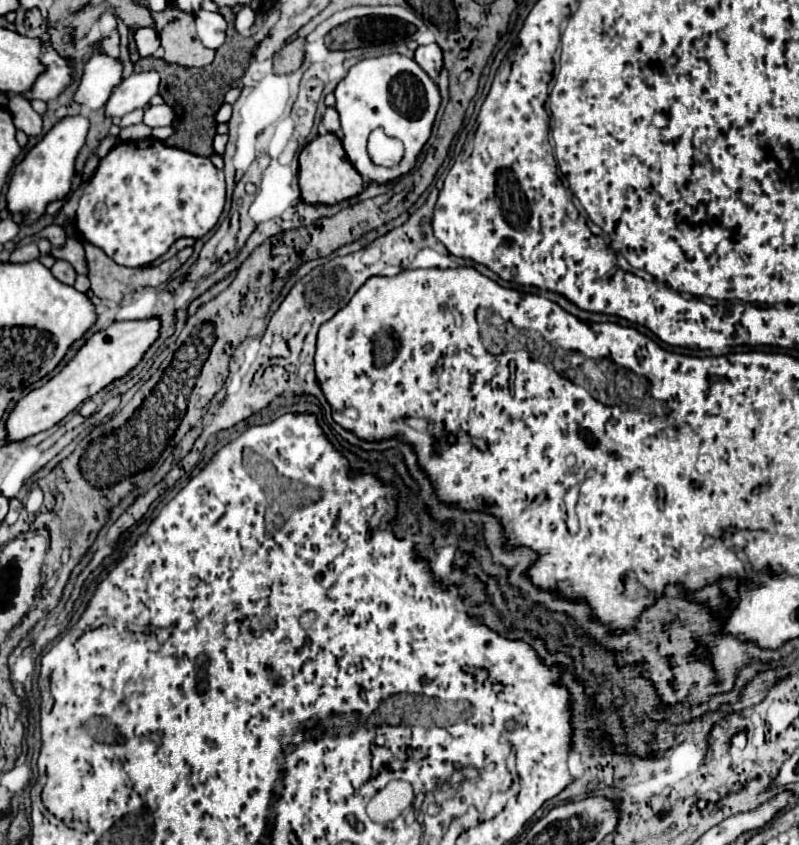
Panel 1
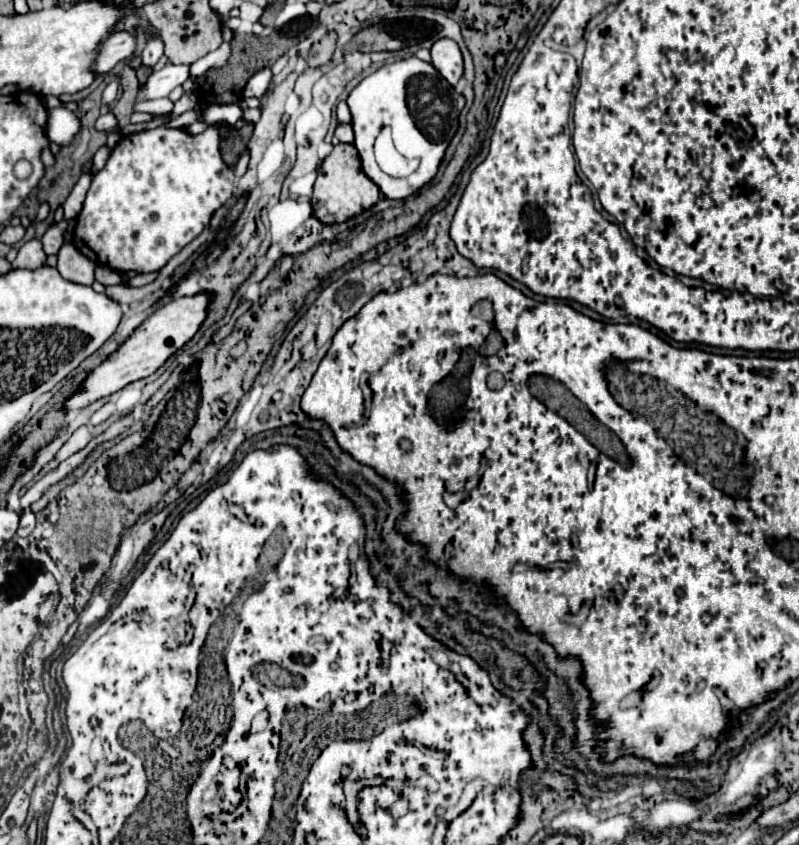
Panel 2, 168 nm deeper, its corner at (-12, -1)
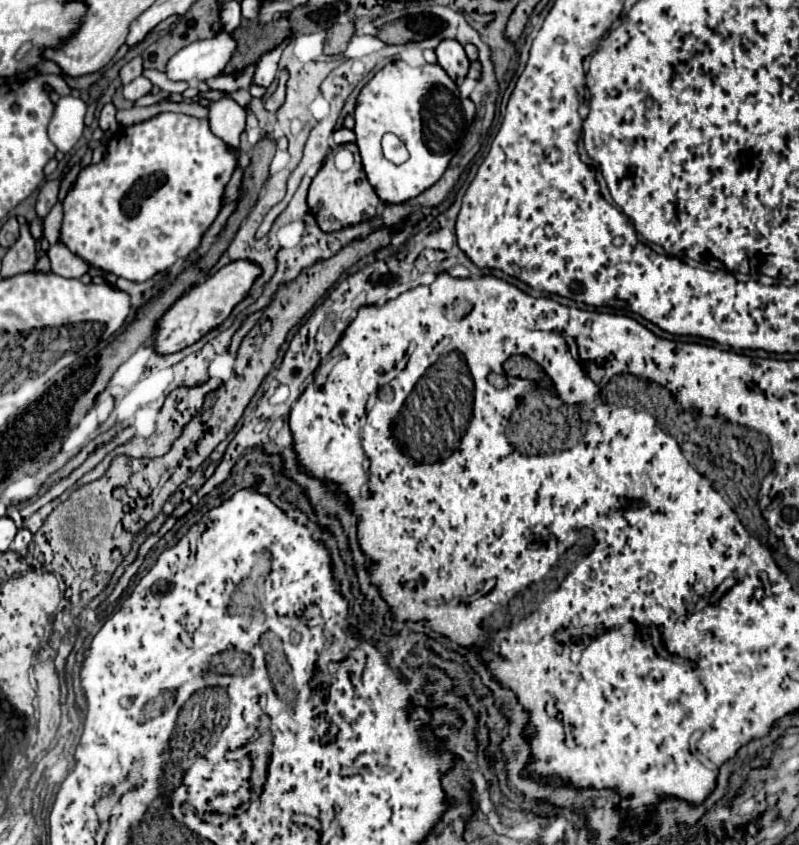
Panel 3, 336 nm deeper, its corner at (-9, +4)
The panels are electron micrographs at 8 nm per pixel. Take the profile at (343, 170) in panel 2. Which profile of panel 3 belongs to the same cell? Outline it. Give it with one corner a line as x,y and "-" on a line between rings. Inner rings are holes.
350,143
350,151
354,155
354,165
348,171
338,171
336,165
334,165
334,155
330,155
326,159
324,167
312,179
312,185
310,185
310,191
308,191
308,207
310,207
318,227
326,233
340,231
340,229
356,225
360,221
372,219
376,215
378,205
380,205
378,195
374,193
372,185
366,181
366,173
362,173
358,147
354,143

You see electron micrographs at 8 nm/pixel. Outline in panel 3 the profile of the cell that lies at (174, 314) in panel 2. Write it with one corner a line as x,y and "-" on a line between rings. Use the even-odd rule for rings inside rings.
238,259
232,261
228,265
224,265
220,271
216,271
210,279
206,279
204,283
194,285
186,295
182,295
168,311
166,315
158,321
158,339
156,339
156,351
160,355
168,355
168,353
176,353
192,343
196,343
200,337
204,337
206,333
210,333
212,329
216,329
220,323
224,323
228,319
228,315
232,313
232,309
248,297
250,287
254,285
254,281
262,275
262,267
254,261
246,261
246,259

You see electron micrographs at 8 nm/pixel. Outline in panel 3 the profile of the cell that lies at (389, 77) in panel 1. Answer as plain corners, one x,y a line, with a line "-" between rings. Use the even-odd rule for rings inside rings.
394,61
388,63
384,69
380,69
372,81
360,91
358,97
358,107
356,107
356,145
360,149
360,157
362,157
362,167
364,173
370,181
370,185
374,187
376,195
388,203
388,205
396,205
396,203
406,203
414,197
418,197
422,191
426,191
428,187
432,187
446,171
450,159
456,155
468,127
472,125
476,115
476,107
470,99
462,99
460,91
456,87
456,83
446,75
446,71
440,65
422,65
422,67
410,67
404,61
-
384,133
392,133
396,135
404,147
408,149
408,159
400,165
390,163
384,153
382,153
382,135

